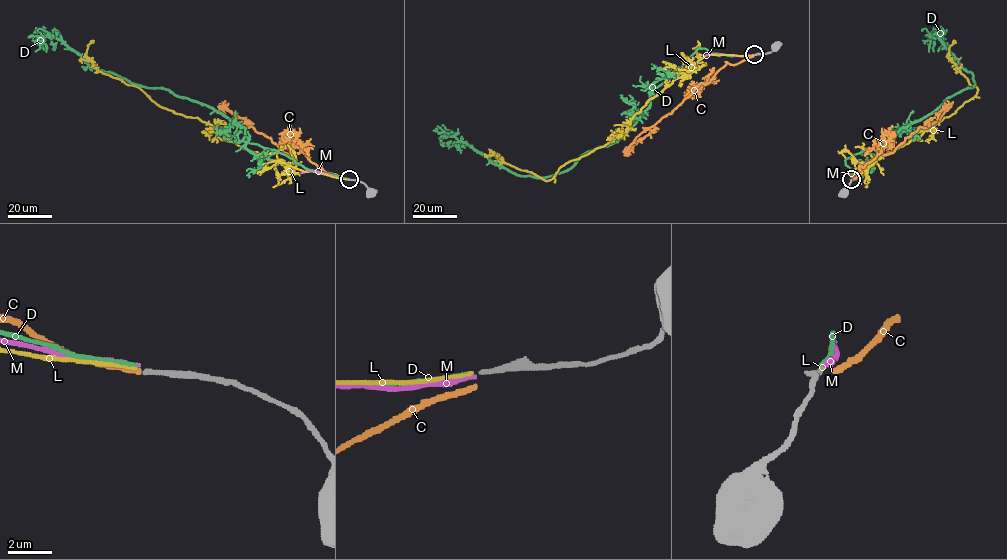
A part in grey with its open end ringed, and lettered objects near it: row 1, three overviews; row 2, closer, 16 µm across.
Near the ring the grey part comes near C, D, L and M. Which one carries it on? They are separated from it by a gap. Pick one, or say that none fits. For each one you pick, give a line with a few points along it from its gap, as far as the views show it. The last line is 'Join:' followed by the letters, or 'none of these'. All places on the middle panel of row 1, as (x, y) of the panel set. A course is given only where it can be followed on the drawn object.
Join: none of these

